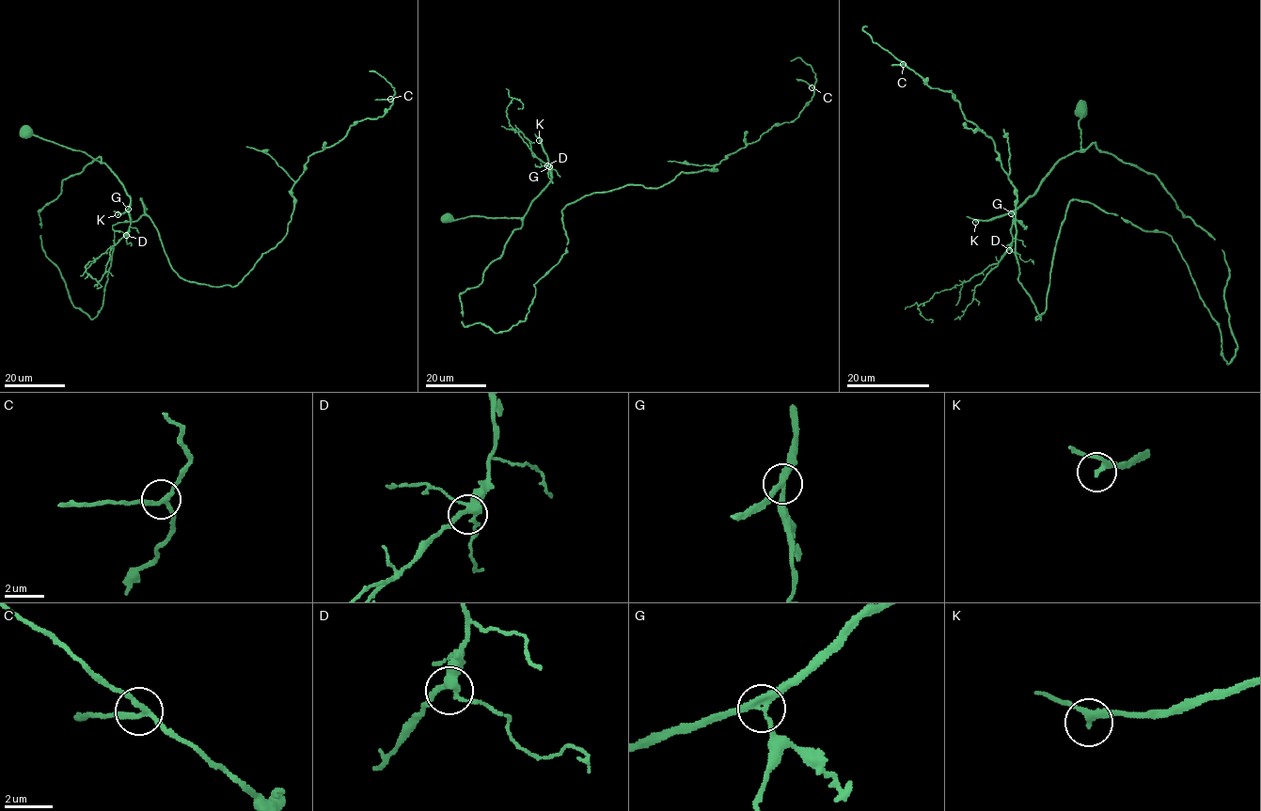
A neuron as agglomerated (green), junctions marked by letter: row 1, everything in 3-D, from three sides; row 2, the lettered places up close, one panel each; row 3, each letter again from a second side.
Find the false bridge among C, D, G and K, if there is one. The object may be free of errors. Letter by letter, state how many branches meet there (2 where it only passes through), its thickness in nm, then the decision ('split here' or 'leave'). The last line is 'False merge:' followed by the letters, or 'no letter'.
C: 3 | 200 nm | leave
D: 4 | 320 nm | leave
G: 3 | 280 nm | leave
K: 2 | 260 nm | leave
False merge: no letter

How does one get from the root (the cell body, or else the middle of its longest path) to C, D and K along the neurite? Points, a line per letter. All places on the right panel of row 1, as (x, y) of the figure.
C: (1080, 108), (1080, 148), (1223, 252), (1228, 364), (1173, 239), (1089, 202), (1036, 319), (994, 141), (903, 64)
D: (1080, 108), (1083, 113), (1079, 120), (1080, 149), (1063, 157), (1039, 188), (1013, 212), (1013, 242), (1009, 250)
K: (1080, 108), (1083, 113), (1079, 120), (1080, 149), (1063, 157), (1039, 188), (1017, 208), (989, 220), (975, 222)

